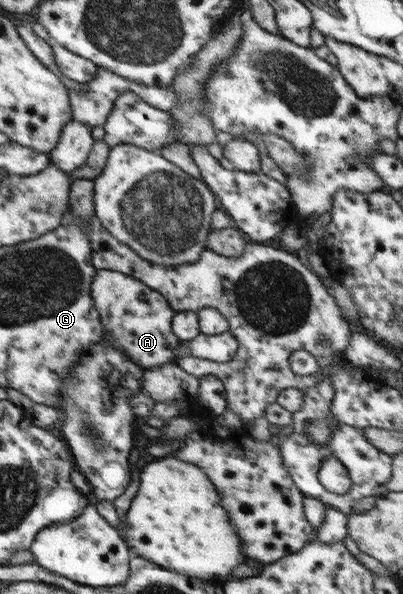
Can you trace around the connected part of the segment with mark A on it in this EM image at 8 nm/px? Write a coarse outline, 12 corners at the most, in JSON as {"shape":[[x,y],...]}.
{"shape":[[100,269],[109,343],[145,369],[177,363],[178,312],[129,273]]}

